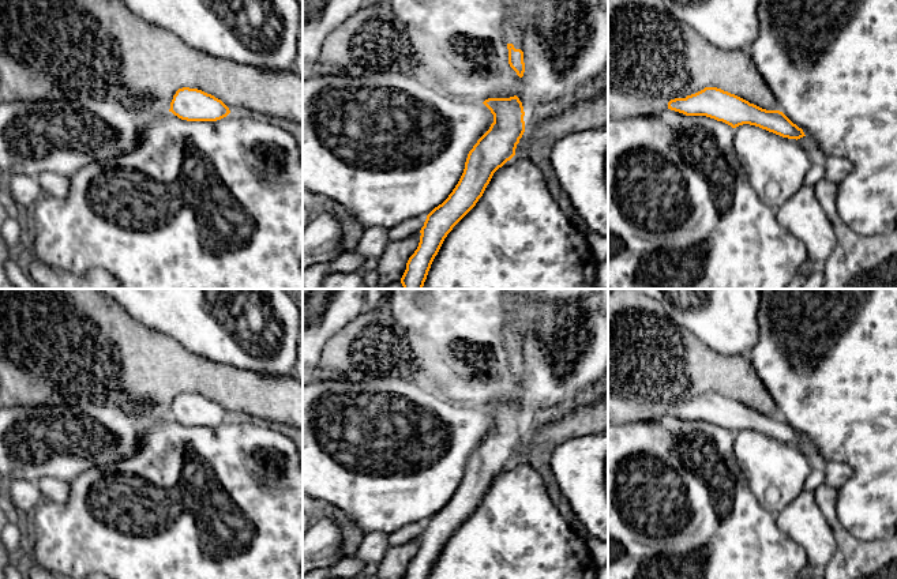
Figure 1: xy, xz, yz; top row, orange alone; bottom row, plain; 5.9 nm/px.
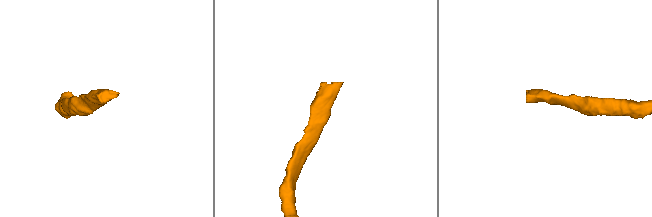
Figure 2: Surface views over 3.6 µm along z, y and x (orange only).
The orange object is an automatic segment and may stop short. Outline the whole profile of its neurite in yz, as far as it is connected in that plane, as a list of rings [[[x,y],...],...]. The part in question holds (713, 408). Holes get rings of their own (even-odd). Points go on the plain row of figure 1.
[[[705,392],[691,399],[668,405],[653,405],[638,399],[608,395],[608,421],[654,421],[671,414],[686,421],[706,421],[732,433],[750,429],[788,444],[800,444],[803,435],[780,416],[766,416],[717,392]]]

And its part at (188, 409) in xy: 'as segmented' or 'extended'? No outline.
as segmented

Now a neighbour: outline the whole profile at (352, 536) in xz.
[[[327,505],[324,514],[341,529],[344,553],[353,557],[365,533],[337,507]]]

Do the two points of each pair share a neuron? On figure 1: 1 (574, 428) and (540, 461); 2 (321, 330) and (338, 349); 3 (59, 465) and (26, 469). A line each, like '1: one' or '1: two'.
1: one
2: two
3: one

